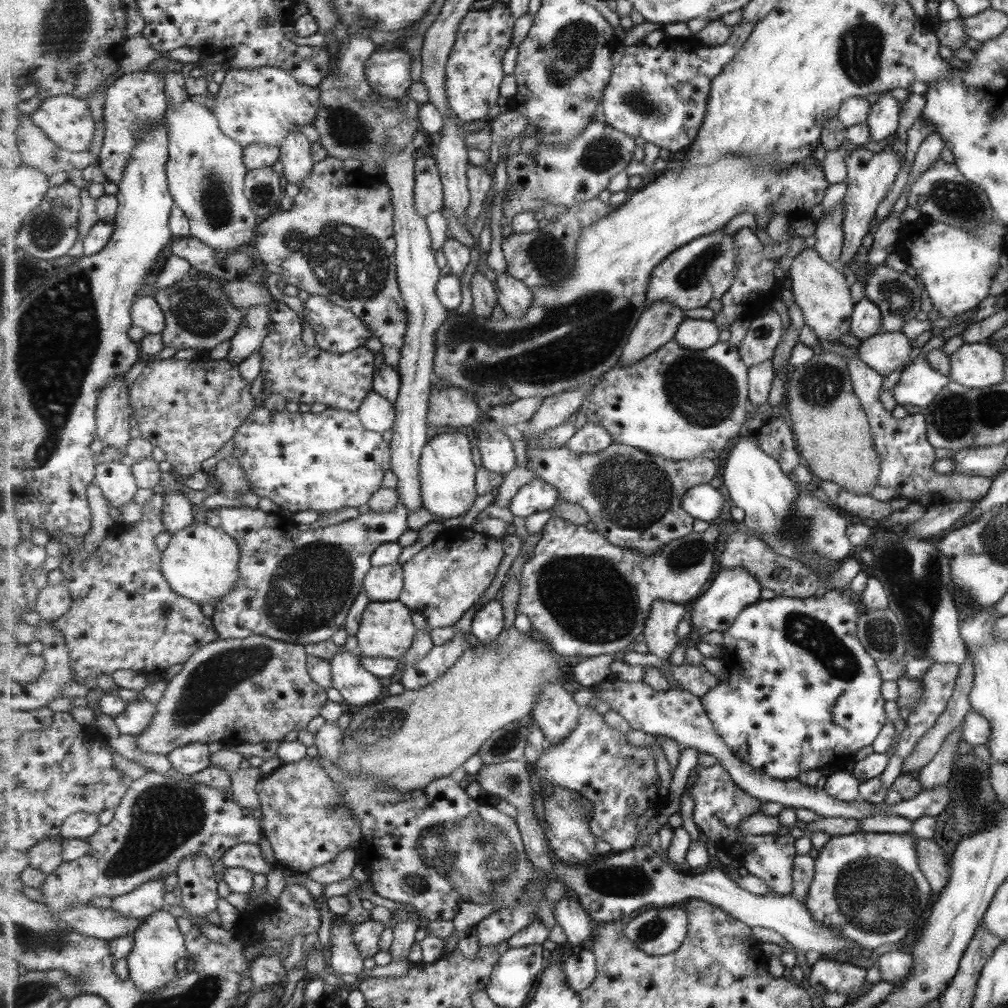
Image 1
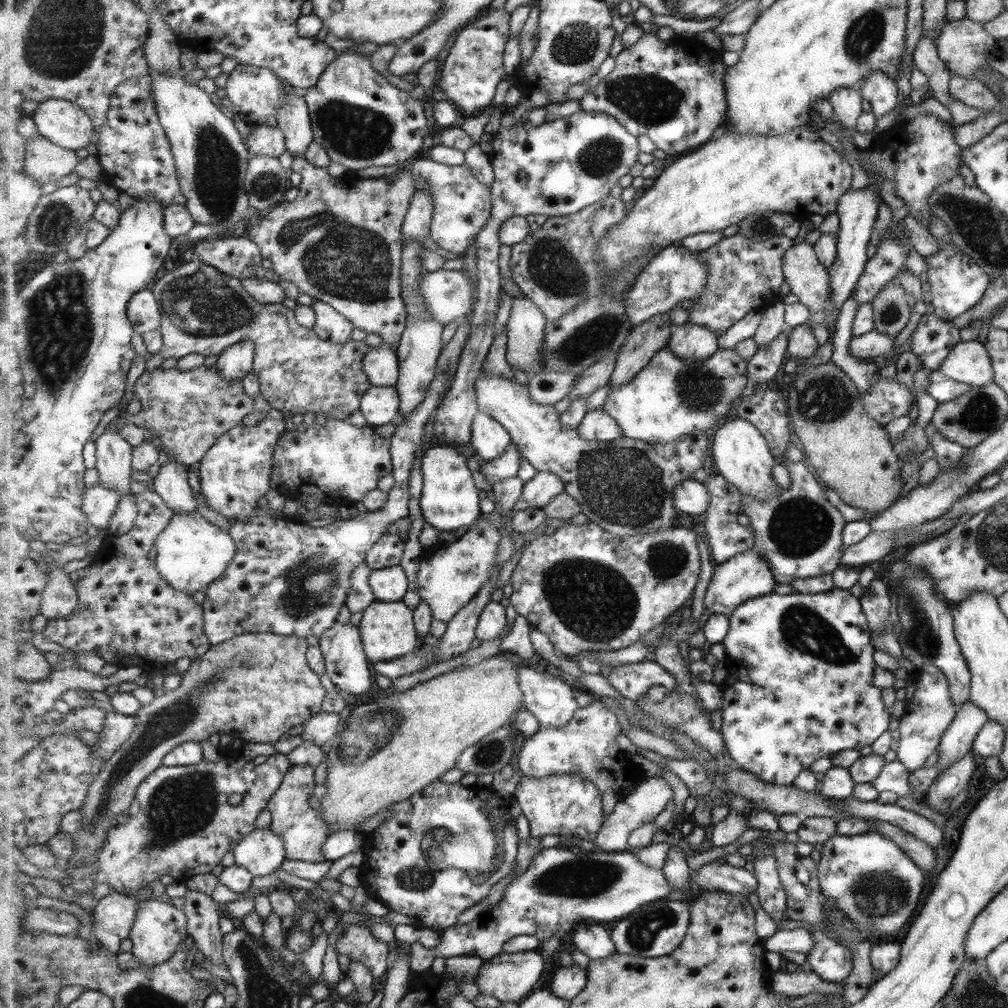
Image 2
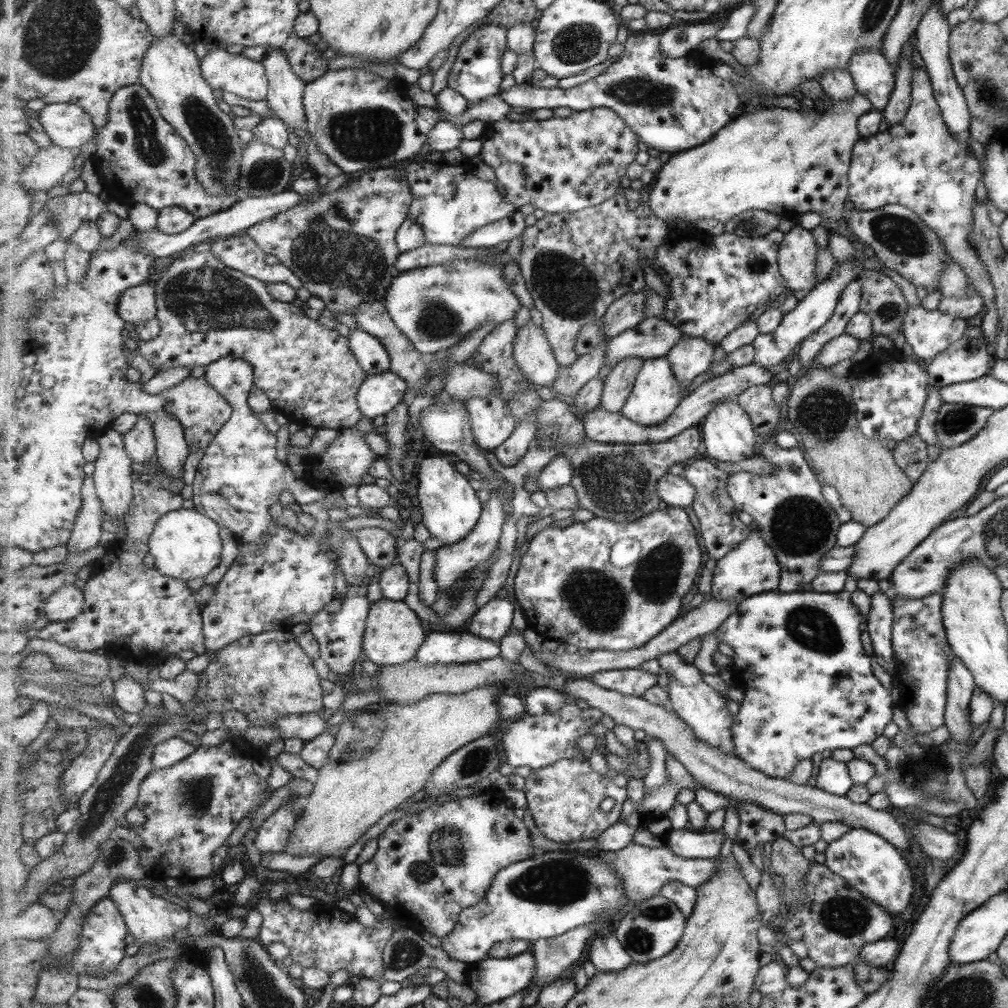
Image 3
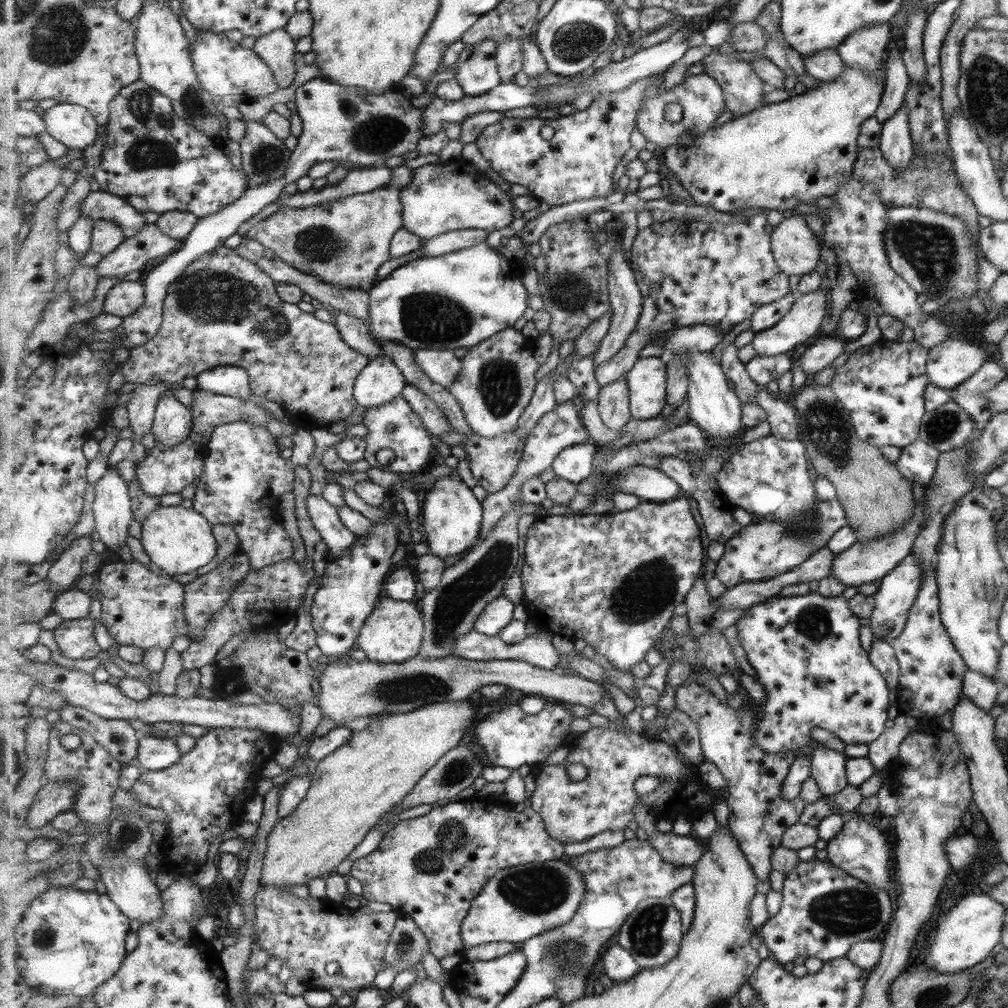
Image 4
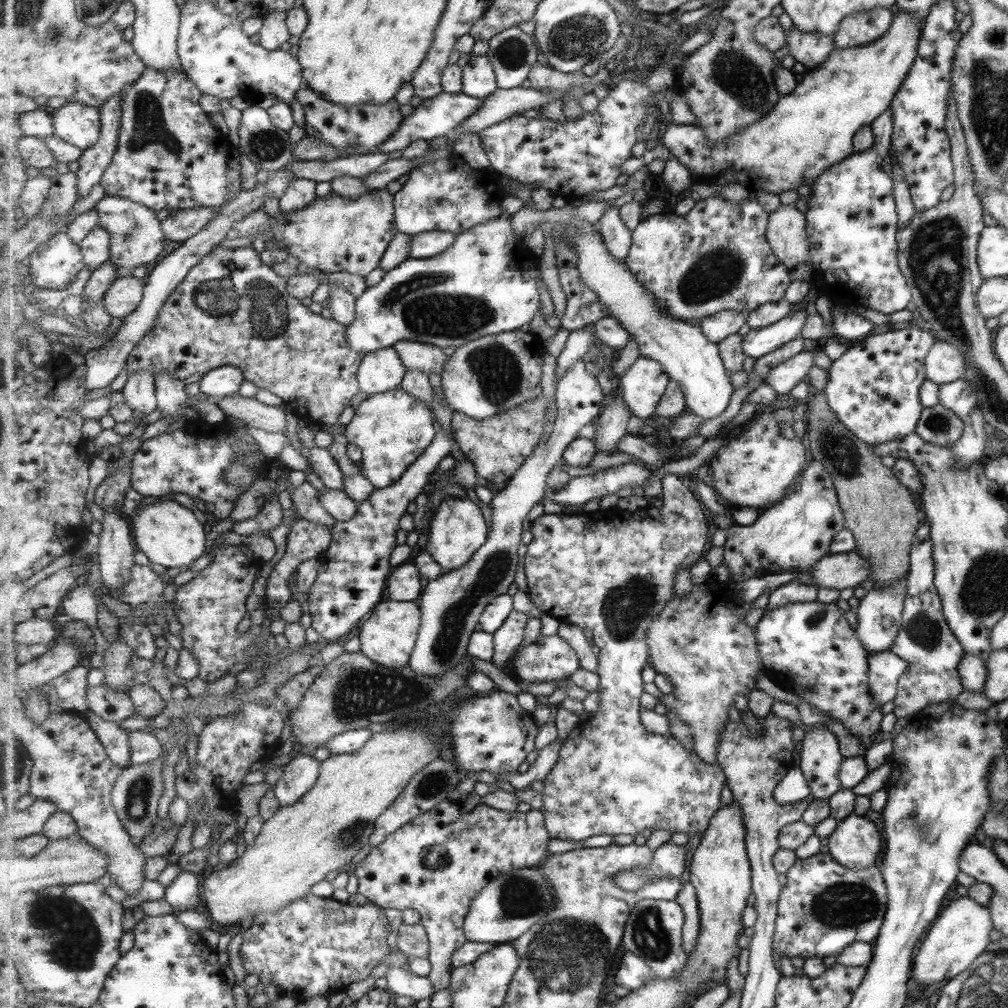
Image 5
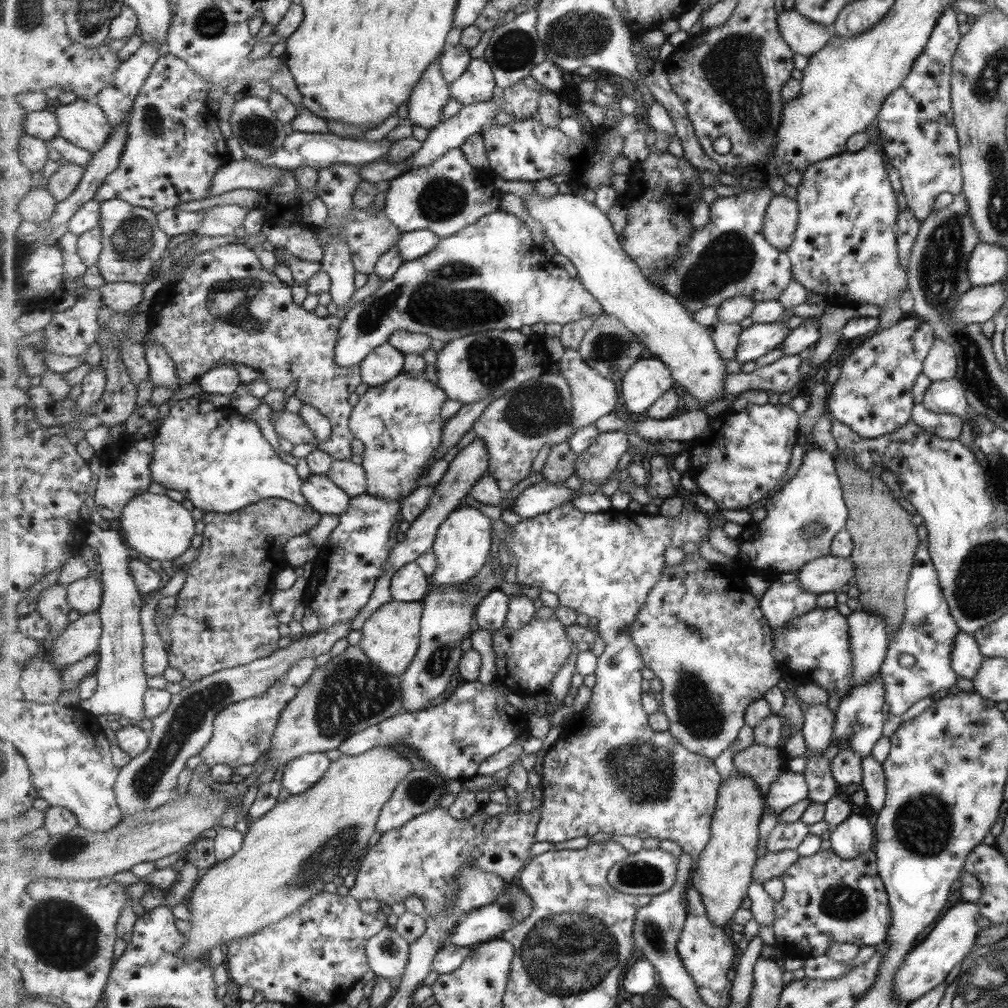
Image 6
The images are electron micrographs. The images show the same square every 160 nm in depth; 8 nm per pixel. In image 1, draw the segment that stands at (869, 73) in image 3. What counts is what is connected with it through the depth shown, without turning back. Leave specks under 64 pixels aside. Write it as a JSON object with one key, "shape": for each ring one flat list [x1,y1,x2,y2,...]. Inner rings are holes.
{"shape":[[888,91,877,93,878,99,870,104,870,111,866,118,869,138,873,142,879,142,895,133,900,111,899,102]]}

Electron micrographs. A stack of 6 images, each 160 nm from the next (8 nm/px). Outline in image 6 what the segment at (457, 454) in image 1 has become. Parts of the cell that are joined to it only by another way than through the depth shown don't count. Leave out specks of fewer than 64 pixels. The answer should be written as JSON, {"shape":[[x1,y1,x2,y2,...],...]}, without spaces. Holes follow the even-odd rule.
{"shape":[[461,505,457,510,453,510,449,518,439,527,434,544,433,551,438,560,438,567,431,577,433,586,458,587,471,577,477,576,491,554,493,532,494,526,491,518,487,518,481,510,469,505]]}

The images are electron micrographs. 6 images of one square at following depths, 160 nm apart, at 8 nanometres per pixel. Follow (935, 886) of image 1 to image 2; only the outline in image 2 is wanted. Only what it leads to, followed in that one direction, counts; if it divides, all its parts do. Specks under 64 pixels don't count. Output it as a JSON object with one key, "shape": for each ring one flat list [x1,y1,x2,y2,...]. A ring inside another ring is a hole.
{"shape":[[881,820,865,821,874,828,875,833,889,837,901,848,901,852,907,854,919,868,925,868,925,872,931,874,931,870,933,870,933,866,935,866,935,854,933,854,933,850,931,850,925,842,916,839,908,832,888,822,882,822]]}

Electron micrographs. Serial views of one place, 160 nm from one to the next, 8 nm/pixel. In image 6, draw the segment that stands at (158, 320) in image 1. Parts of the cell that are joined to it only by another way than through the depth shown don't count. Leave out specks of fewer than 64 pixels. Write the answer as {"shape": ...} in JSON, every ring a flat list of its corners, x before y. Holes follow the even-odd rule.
{"shape":[[107,283,100,287,104,304,115,312,128,312,141,304,144,284]]}

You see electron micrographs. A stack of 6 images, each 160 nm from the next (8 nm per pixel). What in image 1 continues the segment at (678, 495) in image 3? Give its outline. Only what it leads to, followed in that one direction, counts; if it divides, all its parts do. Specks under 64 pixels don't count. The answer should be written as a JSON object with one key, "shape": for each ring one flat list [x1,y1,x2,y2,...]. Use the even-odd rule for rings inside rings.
{"shape":[[702,484,689,490,682,507,695,519,709,523,721,518,723,506,727,506,723,492,713,488,711,484]]}

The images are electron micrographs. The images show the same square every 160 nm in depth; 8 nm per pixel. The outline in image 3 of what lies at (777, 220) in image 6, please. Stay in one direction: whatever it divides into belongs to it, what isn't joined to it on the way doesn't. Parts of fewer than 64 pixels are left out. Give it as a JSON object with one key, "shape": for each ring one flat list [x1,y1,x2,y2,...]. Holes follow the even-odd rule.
{"shape":[[798,224,786,233,780,248,780,271,788,281,788,288,794,290,812,290,816,286,816,247,809,230,802,229]]}

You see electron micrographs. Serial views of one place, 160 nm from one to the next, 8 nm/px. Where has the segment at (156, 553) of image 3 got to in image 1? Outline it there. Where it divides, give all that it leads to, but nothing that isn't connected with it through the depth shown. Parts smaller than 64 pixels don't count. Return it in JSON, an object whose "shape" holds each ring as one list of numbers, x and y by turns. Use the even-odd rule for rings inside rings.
{"shape":[[195,523,171,536,169,545,163,551,163,572,177,594,189,598,201,606,211,604,215,607,230,590,236,587,241,576,241,557,240,544,228,532,220,528,213,528,206,523]]}

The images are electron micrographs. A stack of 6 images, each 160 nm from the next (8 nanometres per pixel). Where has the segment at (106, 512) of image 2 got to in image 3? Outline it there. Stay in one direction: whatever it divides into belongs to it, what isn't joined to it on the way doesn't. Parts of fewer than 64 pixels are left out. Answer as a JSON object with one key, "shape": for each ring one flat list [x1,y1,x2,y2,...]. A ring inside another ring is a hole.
{"shape":[[91,476,85,479,82,497,83,508,77,518,73,537,67,546,67,550,71,554,99,546,104,529,107,527,103,502,99,498,96,482]]}

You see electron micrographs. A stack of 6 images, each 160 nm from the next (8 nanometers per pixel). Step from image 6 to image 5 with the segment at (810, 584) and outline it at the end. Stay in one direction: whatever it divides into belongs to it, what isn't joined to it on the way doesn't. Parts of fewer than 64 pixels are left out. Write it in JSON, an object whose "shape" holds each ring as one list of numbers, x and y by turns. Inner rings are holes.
{"shape":[[855,550,841,554,829,552,813,565,811,572,816,588,838,591,860,586,867,576,870,576,869,561,859,556]]}

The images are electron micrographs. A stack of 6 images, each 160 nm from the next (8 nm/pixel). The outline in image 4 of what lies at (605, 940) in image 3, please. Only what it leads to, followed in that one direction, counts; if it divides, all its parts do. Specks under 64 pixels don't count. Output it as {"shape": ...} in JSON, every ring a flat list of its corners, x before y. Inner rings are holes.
{"shape":[[621,945,610,946,602,956,604,972,613,982,633,980,633,977,643,968,633,958,633,955]]}

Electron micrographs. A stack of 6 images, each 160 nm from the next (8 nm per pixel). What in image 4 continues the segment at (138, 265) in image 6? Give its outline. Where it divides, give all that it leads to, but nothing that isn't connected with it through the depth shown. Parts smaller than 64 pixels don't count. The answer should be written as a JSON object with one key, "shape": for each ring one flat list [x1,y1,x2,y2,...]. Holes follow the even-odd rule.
{"shape":[[101,190,91,191,82,202,82,216,92,219,115,220,125,231,125,236,132,237,147,224,141,211,120,196]]}

